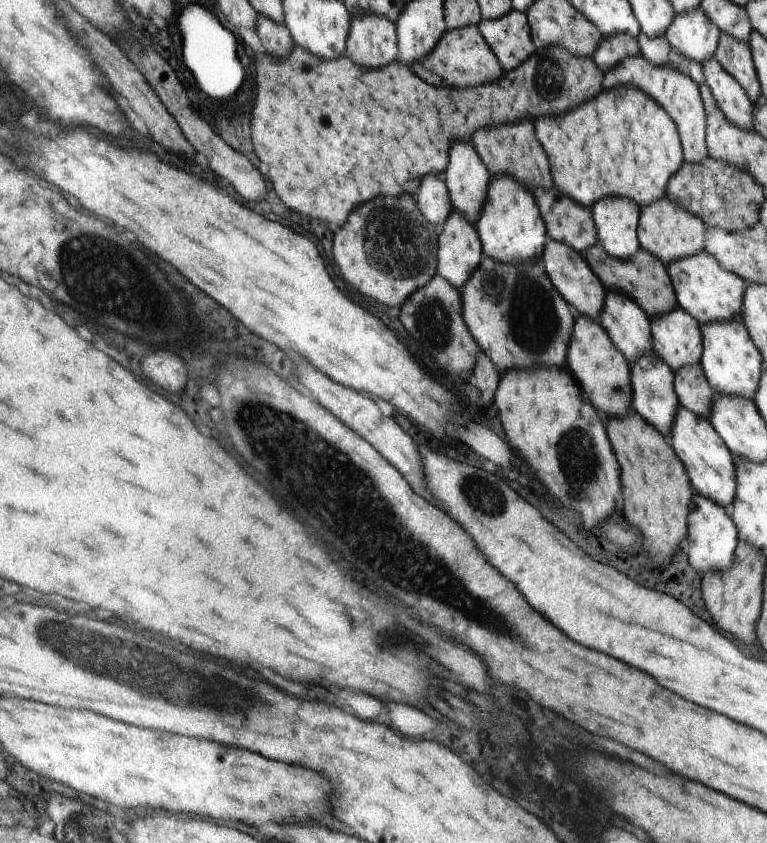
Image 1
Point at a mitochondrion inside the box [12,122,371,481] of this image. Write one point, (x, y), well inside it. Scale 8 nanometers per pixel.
(121, 281)

